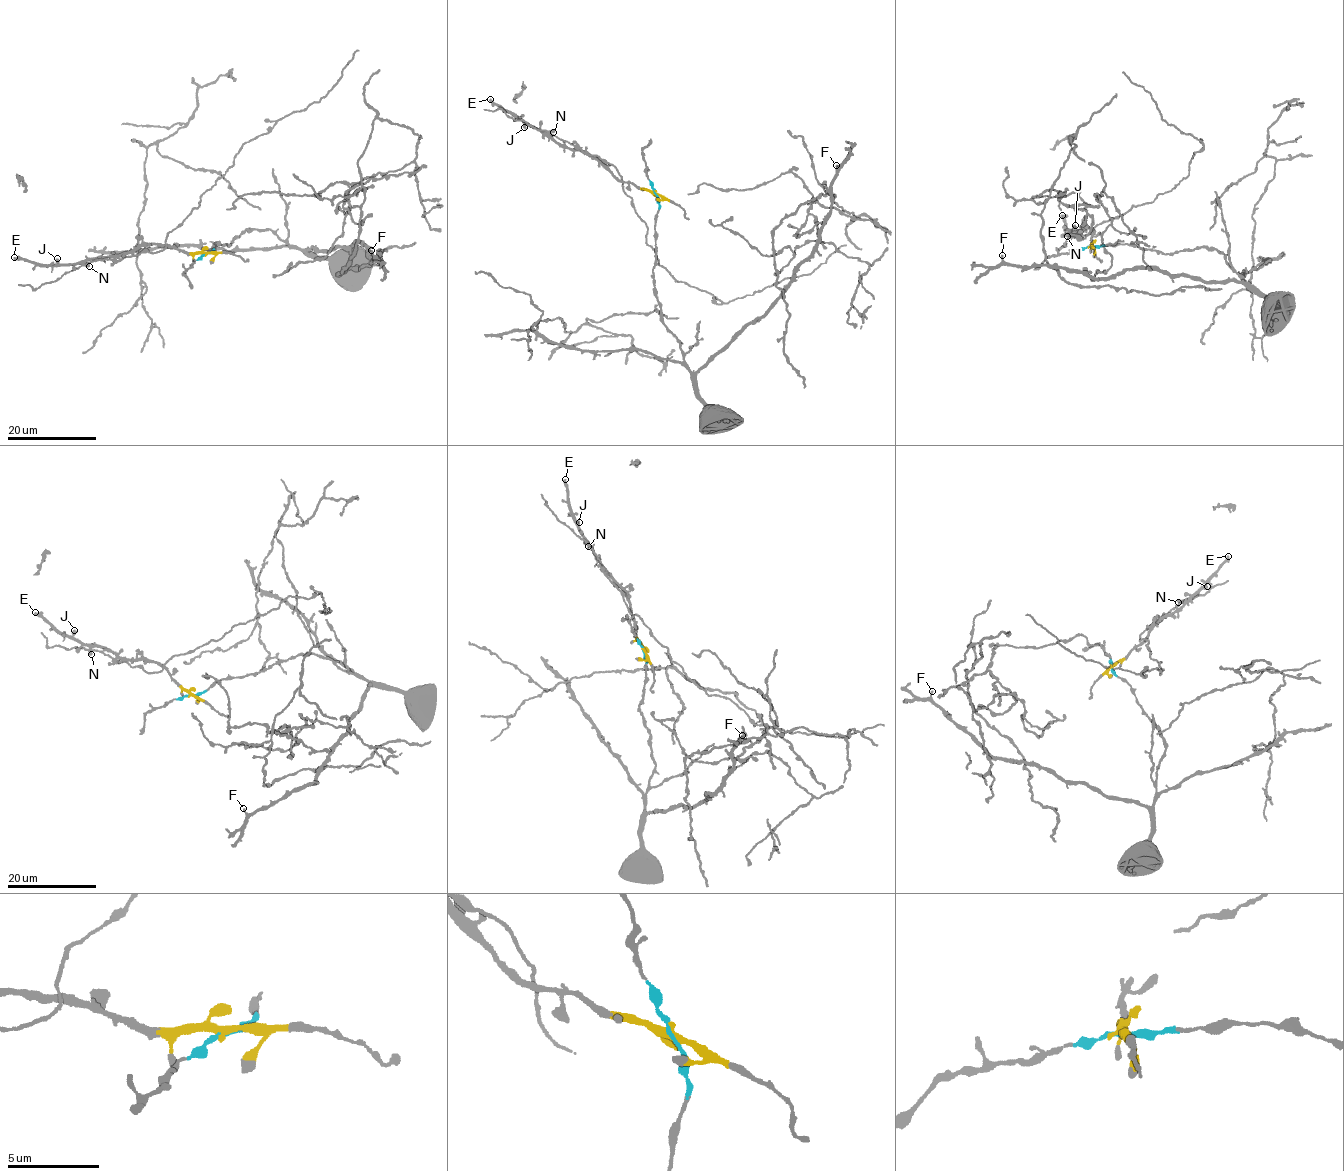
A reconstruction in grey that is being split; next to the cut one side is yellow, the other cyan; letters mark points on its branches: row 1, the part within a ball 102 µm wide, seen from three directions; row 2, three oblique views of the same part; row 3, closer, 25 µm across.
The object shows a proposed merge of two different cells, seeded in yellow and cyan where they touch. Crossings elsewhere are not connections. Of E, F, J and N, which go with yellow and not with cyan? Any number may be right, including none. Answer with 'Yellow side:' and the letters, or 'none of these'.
Yellow side: E, J, N

